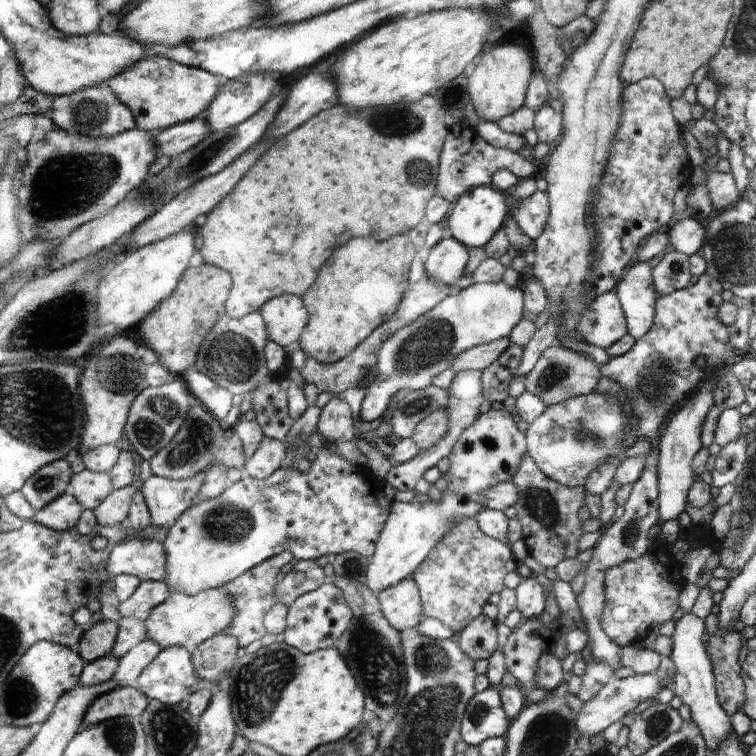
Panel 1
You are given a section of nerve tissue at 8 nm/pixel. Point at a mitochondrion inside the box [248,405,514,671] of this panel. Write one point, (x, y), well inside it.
(352, 566)

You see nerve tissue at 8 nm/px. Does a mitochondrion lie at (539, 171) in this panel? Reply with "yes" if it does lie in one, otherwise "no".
no

